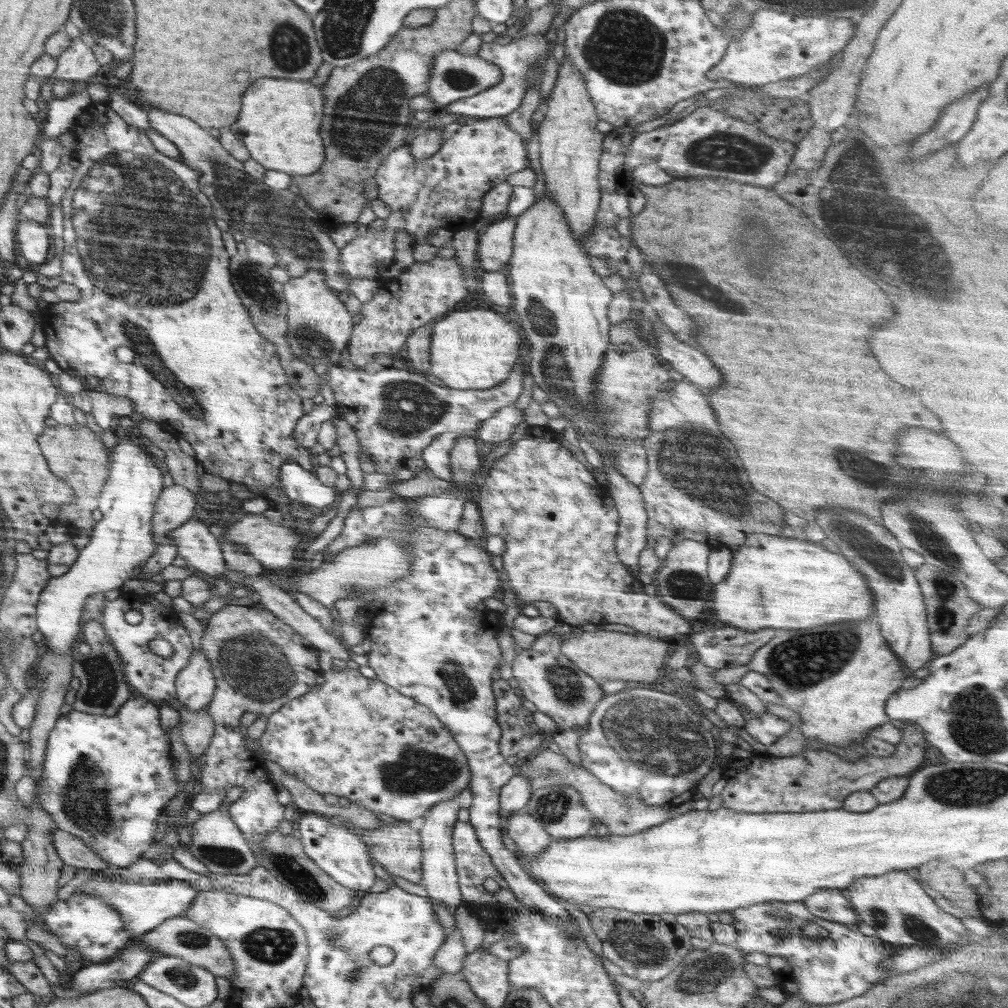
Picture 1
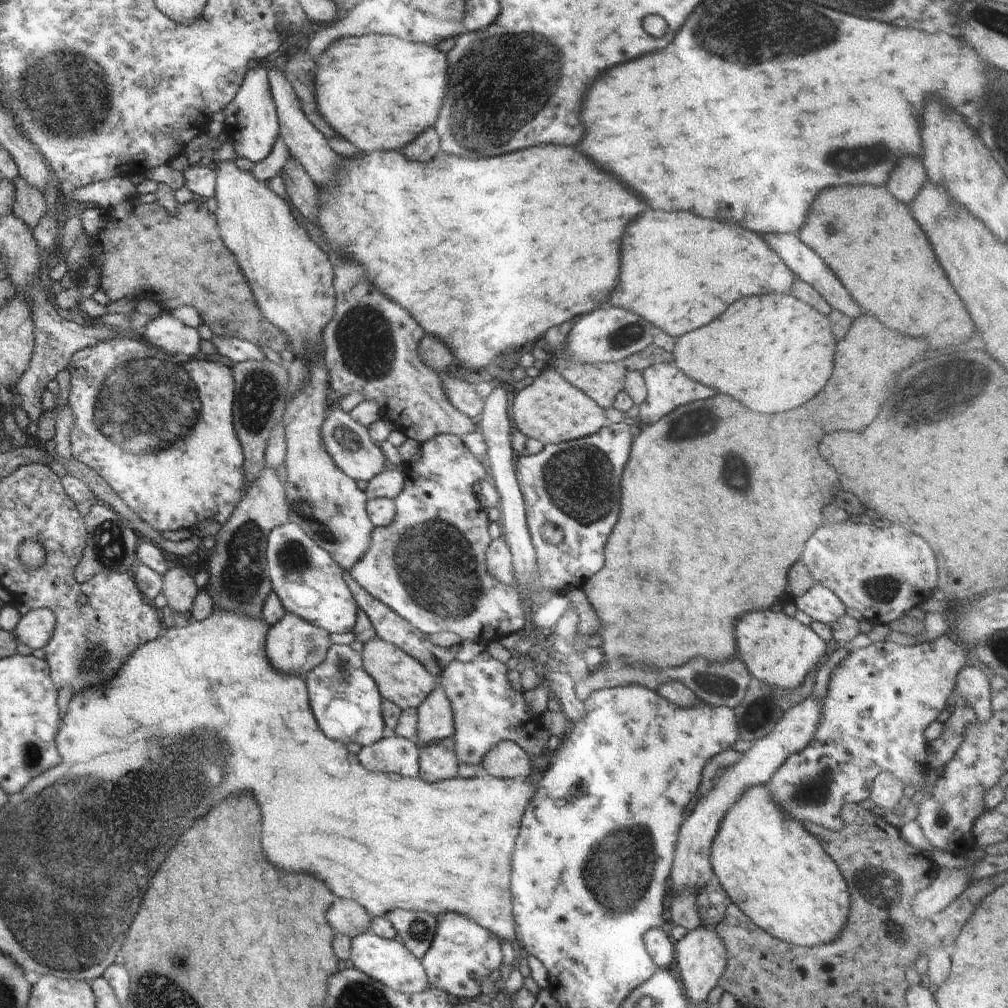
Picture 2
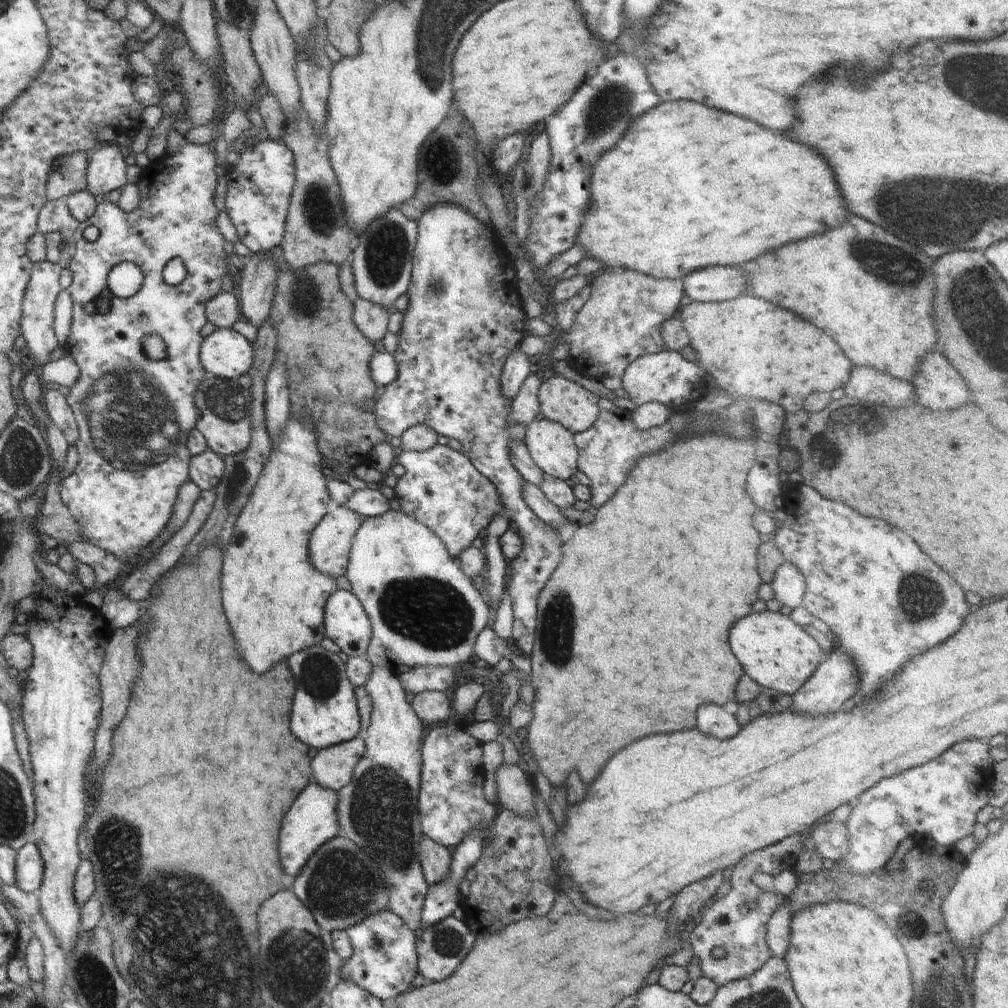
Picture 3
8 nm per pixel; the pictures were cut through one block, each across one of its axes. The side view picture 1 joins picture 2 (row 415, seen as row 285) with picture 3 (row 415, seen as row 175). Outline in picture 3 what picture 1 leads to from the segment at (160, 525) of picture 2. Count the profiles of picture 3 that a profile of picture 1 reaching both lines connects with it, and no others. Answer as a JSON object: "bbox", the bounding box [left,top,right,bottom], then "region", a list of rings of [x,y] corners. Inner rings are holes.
{"bbox":[60,141,229,564],"region":[[[187,141],[175,154],[164,155],[151,162],[142,170],[137,182],[141,187],[138,208],[125,212],[108,200],[97,204],[95,213],[79,223],[63,263],[72,272],[72,284],[68,290],[73,302],[71,327],[64,348],[79,368],[78,380],[70,388],[66,402],[78,425],[79,437],[75,445],[80,460],[71,475],[61,480],[60,498],[72,518],[80,524],[80,534],[86,543],[114,554],[124,564],[134,562],[134,558],[164,532],[180,486],[190,482],[192,454],[188,450],[188,438],[196,429],[200,416],[194,404],[194,394],[208,374],[200,362],[203,340],[200,330],[208,322],[206,304],[221,291],[229,261],[224,252],[225,239],[216,226],[219,213],[214,205],[216,155],[212,144]],[[87,226],[98,228],[97,240],[89,242],[84,238],[82,233]],[[174,258],[182,260],[187,274],[180,284],[172,286],[164,281],[162,272]],[[120,262],[136,264],[142,271],[144,282],[132,298],[112,296],[110,312],[98,314],[92,309],[94,301],[108,293],[106,278]],[[148,334],[158,334],[164,340],[167,344],[166,358],[150,360],[144,354],[142,338]]]}

